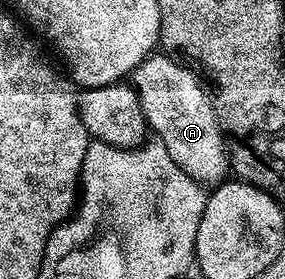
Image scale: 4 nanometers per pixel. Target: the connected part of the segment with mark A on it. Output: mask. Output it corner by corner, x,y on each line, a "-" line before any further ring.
159,54
148,55
146,61
129,76
130,82
139,95
139,104
143,110
146,126
150,130
151,127
155,130
154,138
165,145
169,157
173,157
173,161
177,161
177,165
181,165
181,169
186,175
204,185
218,185
228,178
229,160
225,136
215,116
215,107
211,104
208,88
204,86
200,76
190,66
187,68
182,67
179,63
174,63
171,60
174,58
170,54

